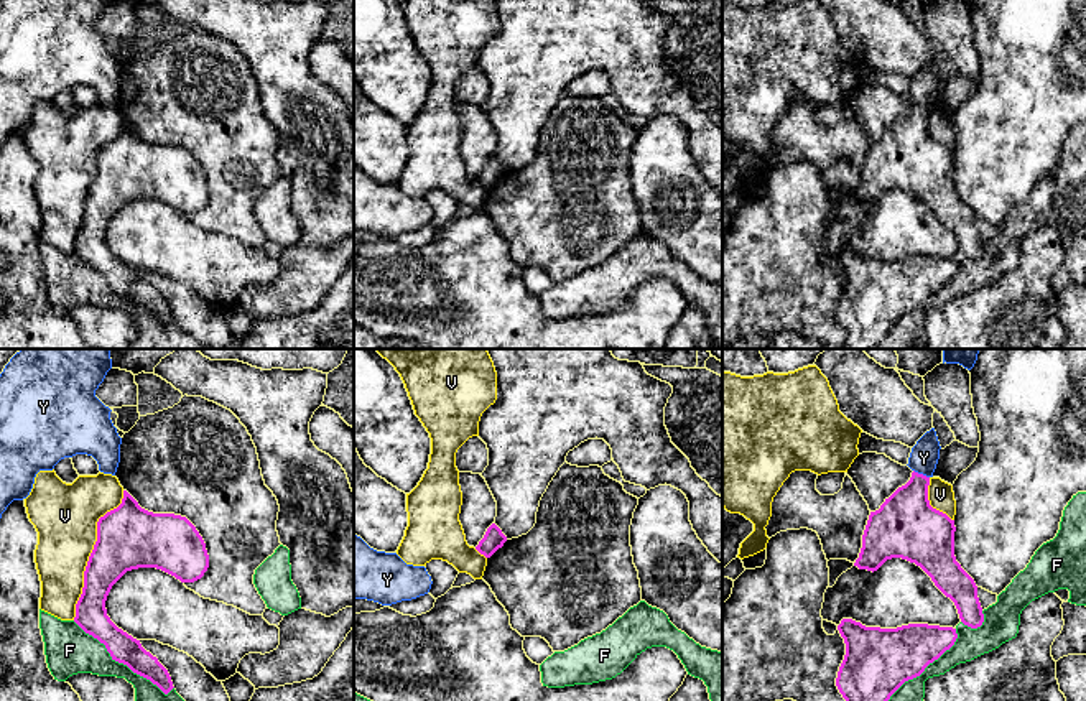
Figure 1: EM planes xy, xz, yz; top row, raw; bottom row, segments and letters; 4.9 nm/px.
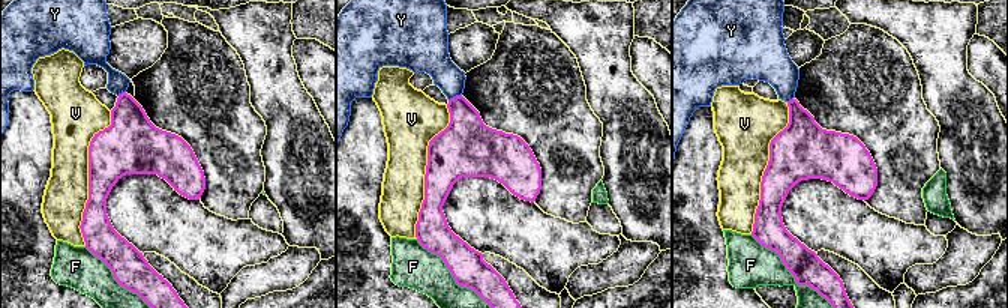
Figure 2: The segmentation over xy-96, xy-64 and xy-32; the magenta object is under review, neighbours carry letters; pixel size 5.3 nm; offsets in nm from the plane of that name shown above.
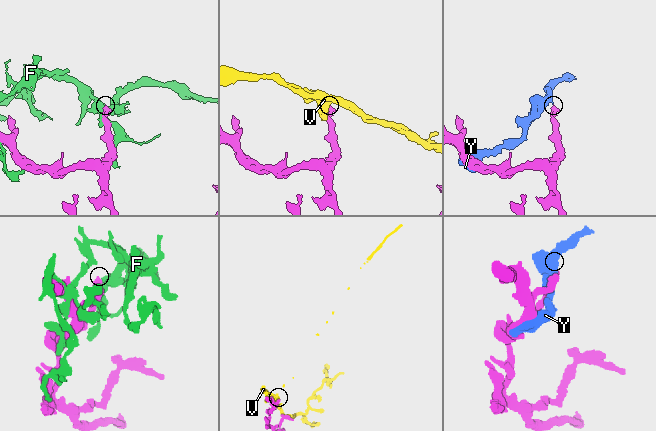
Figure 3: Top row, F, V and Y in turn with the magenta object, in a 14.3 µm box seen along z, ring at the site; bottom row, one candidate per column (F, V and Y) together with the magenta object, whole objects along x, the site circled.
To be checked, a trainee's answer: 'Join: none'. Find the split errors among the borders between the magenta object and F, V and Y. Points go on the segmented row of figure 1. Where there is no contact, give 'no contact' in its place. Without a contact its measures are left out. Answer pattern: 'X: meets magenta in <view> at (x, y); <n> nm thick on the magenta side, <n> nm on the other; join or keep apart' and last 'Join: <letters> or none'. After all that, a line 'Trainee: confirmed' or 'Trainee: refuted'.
F: meets magenta in xy at (122, 662); 140 nm thick on the magenta side, 220 nm on the other; keep apart
V: meets magenta in xy at (91, 553); 320 nm thick on the magenta side, 320 nm on the other; keep apart
Y: meets magenta in yz at (922, 474); 300 nm thick on the magenta side, 140 nm on the other; keep apart
Join: none
Trainee: confirmed

